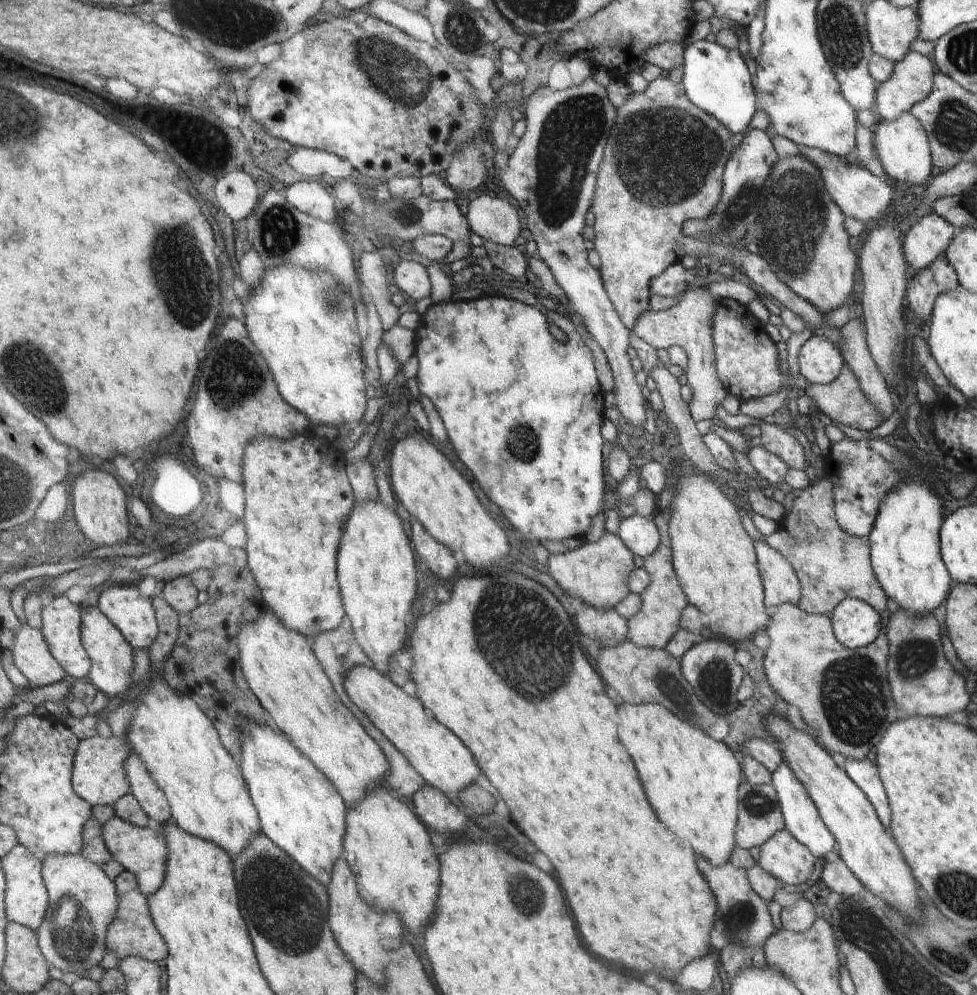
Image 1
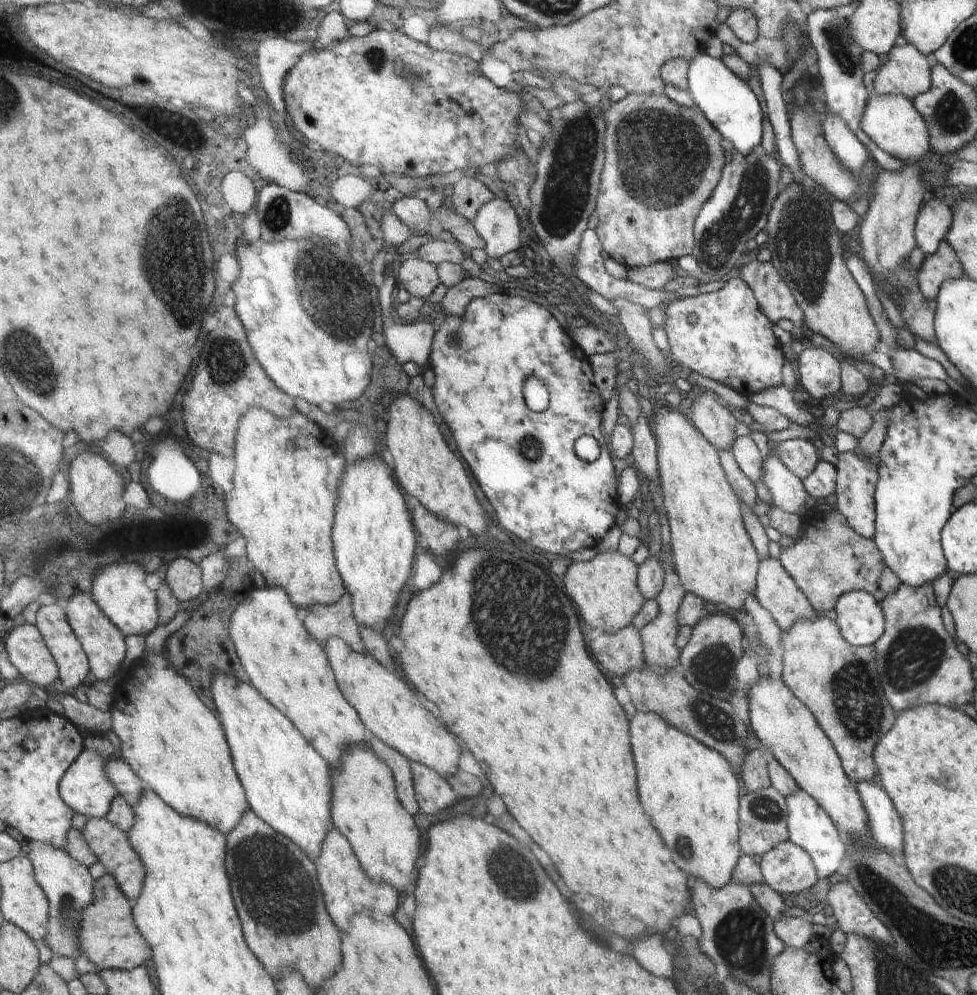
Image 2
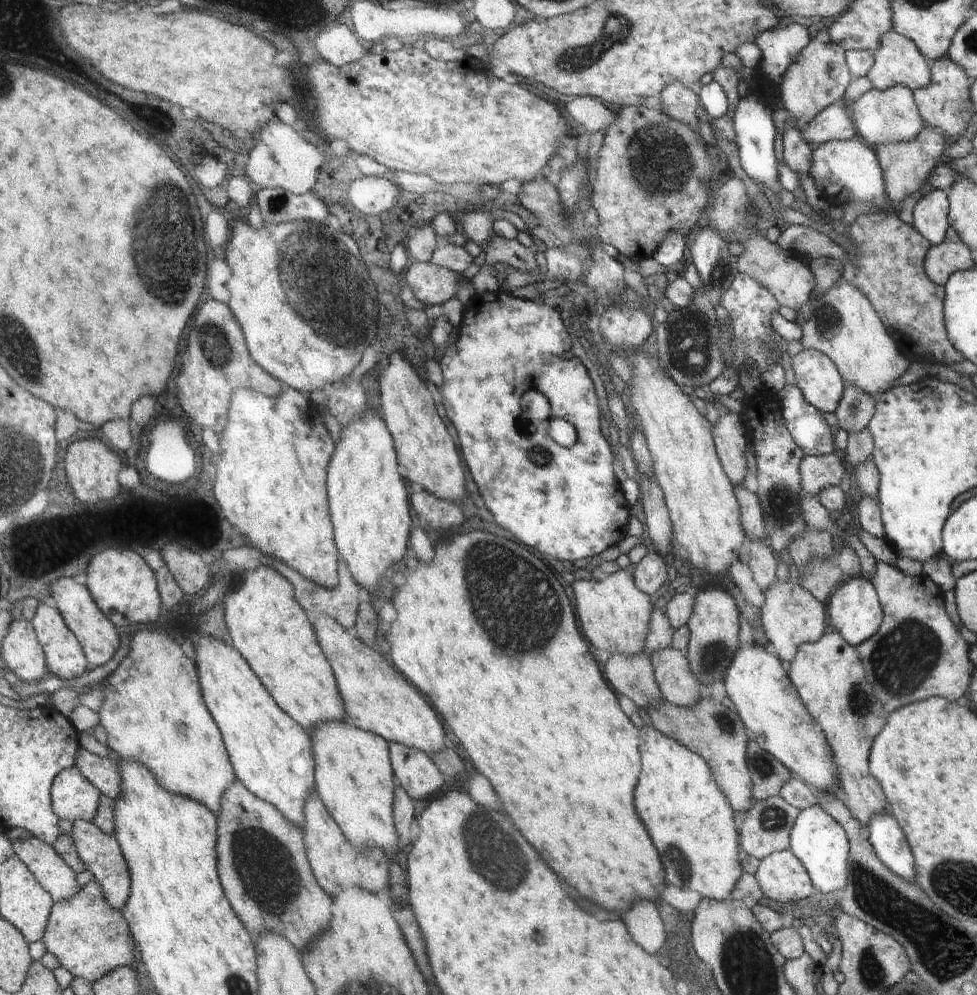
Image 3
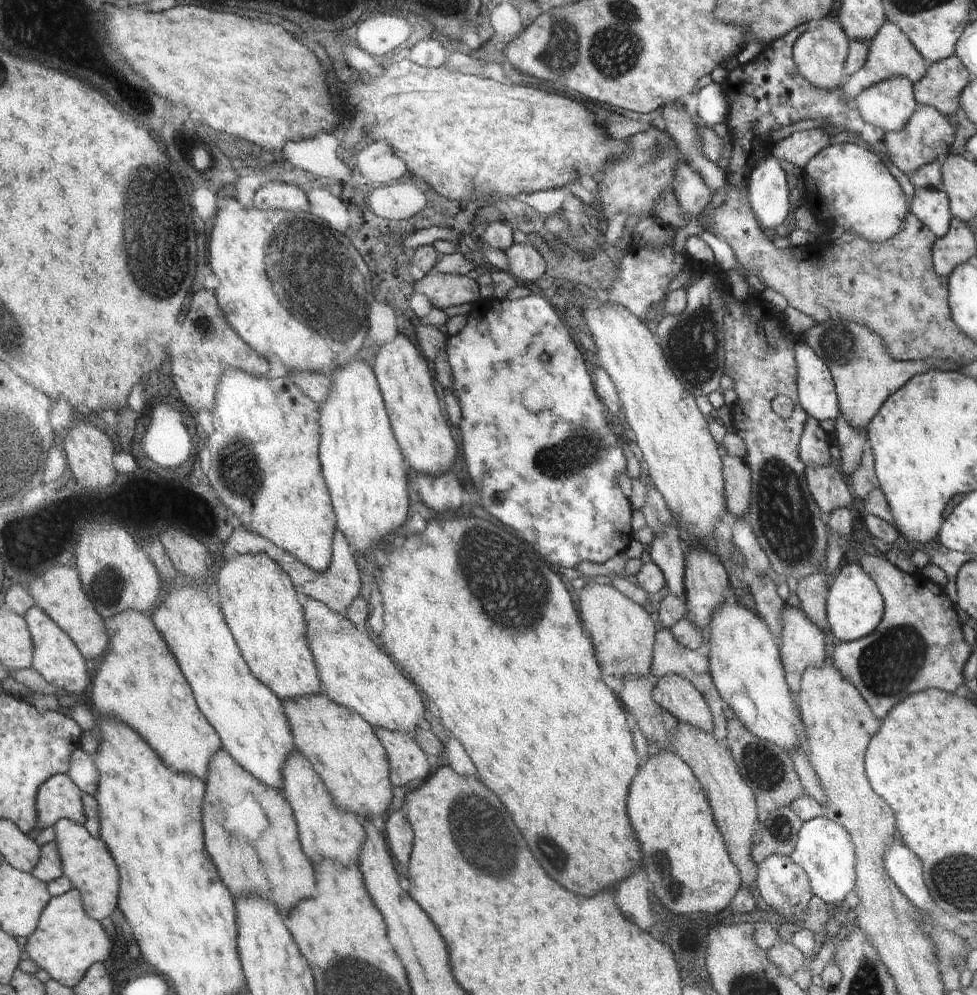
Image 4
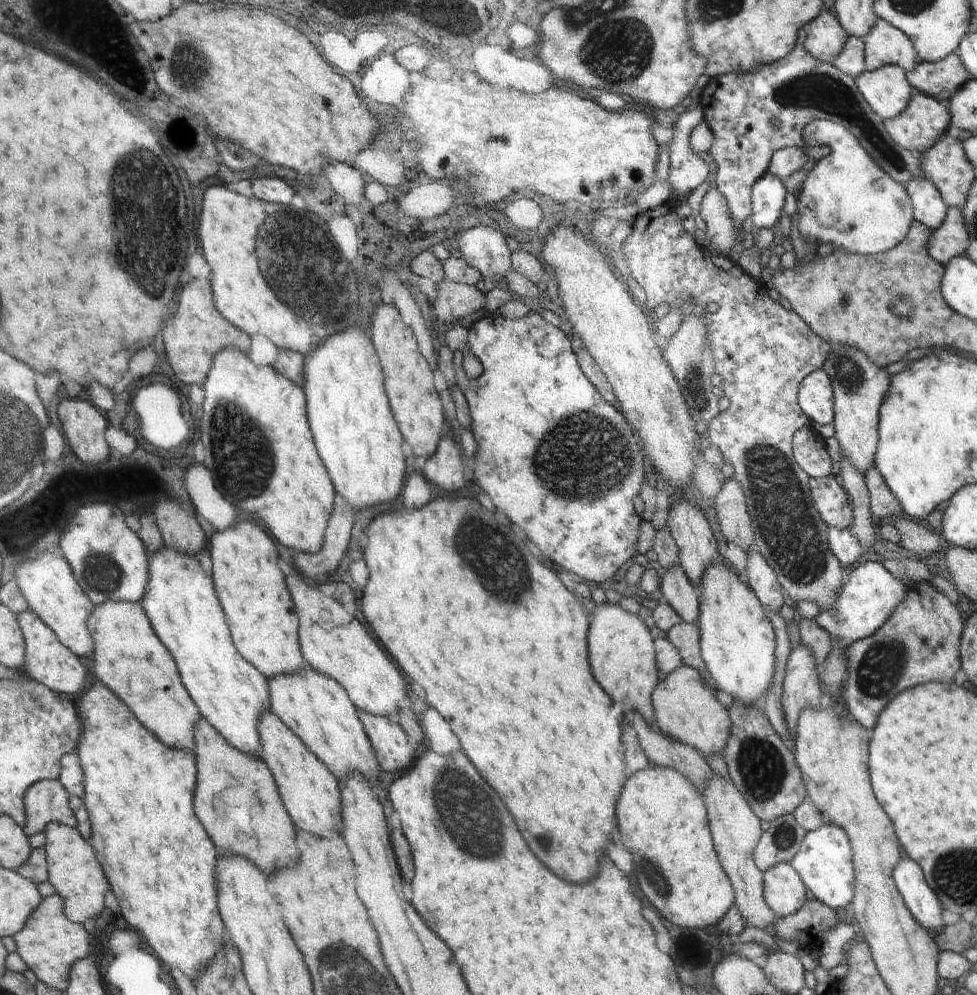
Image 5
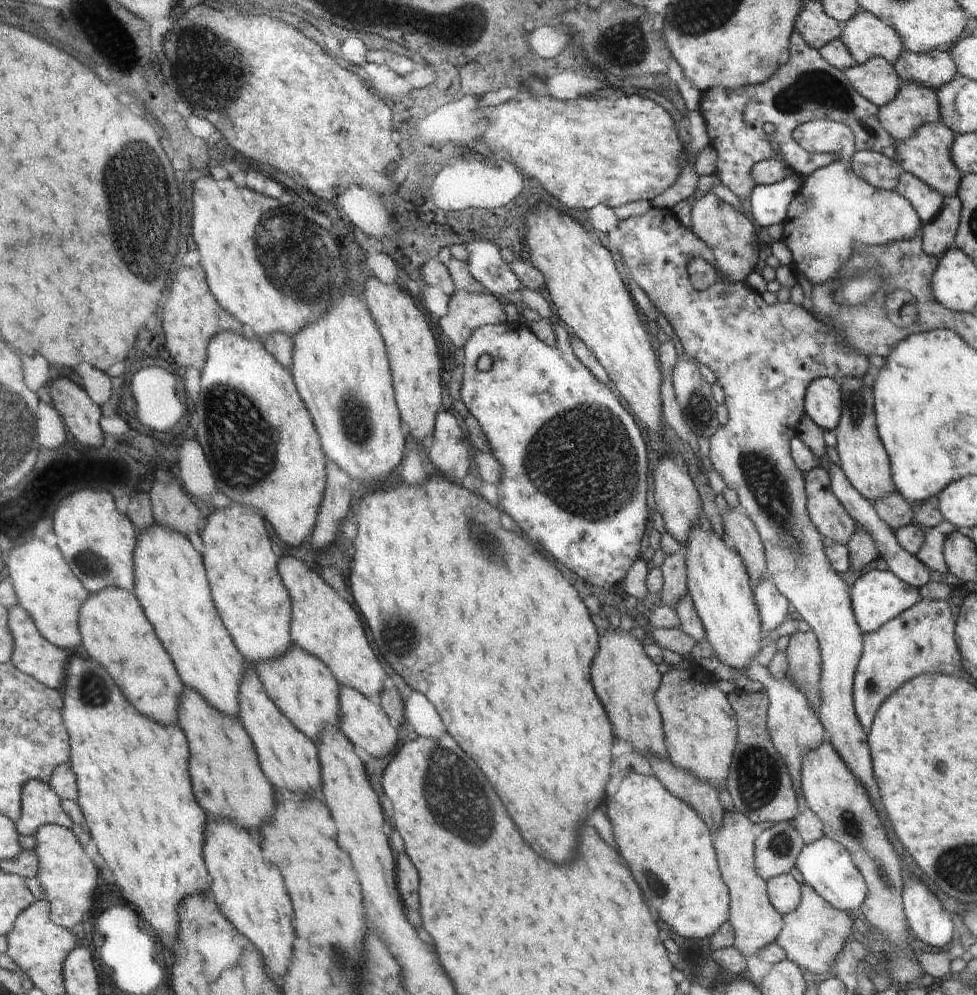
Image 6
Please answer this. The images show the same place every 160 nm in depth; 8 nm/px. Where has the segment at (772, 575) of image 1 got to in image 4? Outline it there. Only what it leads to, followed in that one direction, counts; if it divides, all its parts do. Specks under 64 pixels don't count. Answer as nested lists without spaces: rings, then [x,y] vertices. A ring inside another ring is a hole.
[[[784,606],[784,614],[782,614],[782,636],[780,640],[776,640],[780,646],[781,660],[785,666],[785,677],[789,684],[789,688],[793,690],[793,694],[801,691],[801,679],[805,675],[806,668],[810,664],[822,666],[825,664],[826,650],[824,649],[825,633],[816,621],[810,616],[806,616],[804,609],[793,606]]]

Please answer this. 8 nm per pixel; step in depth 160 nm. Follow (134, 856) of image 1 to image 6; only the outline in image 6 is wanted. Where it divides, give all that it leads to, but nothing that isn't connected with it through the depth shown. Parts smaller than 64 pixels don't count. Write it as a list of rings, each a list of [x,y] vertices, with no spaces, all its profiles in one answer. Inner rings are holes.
[[[45,824],[36,835],[38,856],[41,860],[37,876],[44,891],[43,899],[50,904],[50,916],[54,923],[64,927],[76,926],[84,914],[92,908],[92,894],[98,882],[96,866],[84,856],[82,846],[71,829],[60,825]]]

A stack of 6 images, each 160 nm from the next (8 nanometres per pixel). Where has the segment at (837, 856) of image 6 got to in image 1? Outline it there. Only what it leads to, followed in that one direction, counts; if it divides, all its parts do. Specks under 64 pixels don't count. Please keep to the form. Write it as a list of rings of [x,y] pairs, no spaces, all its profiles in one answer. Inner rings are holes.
[[[782,756],[780,766],[772,774],[771,785],[776,790],[777,797],[780,798],[781,813],[784,814],[785,828],[788,832],[792,833],[806,848],[812,849],[818,858],[823,858],[828,852],[836,850],[836,838],[822,821],[813,798],[809,796],[808,790],[798,780],[797,774],[790,768],[790,764],[784,760],[784,756]]]

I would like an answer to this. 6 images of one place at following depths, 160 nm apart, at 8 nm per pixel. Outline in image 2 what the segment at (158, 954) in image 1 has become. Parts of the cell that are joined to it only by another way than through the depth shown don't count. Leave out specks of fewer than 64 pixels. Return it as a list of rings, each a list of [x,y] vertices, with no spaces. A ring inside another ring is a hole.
[[[105,873],[96,880],[94,894],[96,899],[93,900],[92,906],[84,910],[82,916],[84,920],[80,928],[80,955],[94,962],[99,972],[104,969],[129,971],[140,965],[150,964],[152,949],[137,928],[136,918],[133,912],[130,912],[128,898],[121,891],[116,878],[110,873]]]

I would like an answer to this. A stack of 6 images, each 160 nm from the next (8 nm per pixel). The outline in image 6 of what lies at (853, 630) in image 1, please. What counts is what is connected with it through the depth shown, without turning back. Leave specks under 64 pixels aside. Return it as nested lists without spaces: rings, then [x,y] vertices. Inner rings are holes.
[[[876,568],[868,570],[855,579],[852,588],[853,612],[856,614],[857,623],[864,634],[880,630],[890,619],[896,618],[923,599],[921,587],[916,588],[902,582],[889,570],[881,571]]]

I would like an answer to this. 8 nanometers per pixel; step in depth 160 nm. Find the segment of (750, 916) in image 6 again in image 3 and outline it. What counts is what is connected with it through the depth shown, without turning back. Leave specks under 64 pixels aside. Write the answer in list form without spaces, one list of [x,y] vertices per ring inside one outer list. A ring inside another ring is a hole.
[[[705,692],[694,707],[678,707],[663,700],[662,703],[655,703],[645,710],[658,732],[698,753],[710,764],[720,790],[728,798],[734,811],[740,814],[753,805],[753,781],[746,756],[751,735],[737,716],[737,712],[732,712],[709,692]]]

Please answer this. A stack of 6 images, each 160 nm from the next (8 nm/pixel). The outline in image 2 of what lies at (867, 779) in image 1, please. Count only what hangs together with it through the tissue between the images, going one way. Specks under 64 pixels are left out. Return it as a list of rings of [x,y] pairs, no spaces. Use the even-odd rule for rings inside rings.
[[[859,782],[856,788],[874,844],[886,852],[903,854],[903,824],[886,791],[873,782]]]

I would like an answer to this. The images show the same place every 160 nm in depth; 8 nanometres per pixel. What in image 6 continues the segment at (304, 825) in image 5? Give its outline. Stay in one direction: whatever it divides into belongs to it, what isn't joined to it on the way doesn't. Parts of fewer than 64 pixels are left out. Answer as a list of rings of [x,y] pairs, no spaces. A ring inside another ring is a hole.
[[[250,664],[248,678],[240,688],[240,716],[238,719],[244,725],[246,732],[256,745],[260,765],[273,786],[278,791],[312,792],[322,786],[321,761],[319,748],[274,704],[265,691],[261,677]]]

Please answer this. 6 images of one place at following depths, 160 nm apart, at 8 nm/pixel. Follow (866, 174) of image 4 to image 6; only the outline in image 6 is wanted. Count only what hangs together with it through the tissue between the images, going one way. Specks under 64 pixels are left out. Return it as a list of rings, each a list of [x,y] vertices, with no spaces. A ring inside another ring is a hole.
[[[811,120],[797,126],[792,131],[792,137],[802,149],[809,153],[830,153],[840,156],[838,160],[817,169],[804,178],[796,199],[790,203],[788,214],[783,220],[785,227],[781,238],[792,253],[791,266],[797,275],[804,274],[813,286],[834,281],[836,276],[840,276],[842,266],[852,254],[852,242],[885,245],[913,239],[917,232],[922,230],[921,217],[918,216],[917,209],[910,206],[910,201],[906,200],[906,197],[896,190],[884,191],[874,188],[853,171],[852,158],[856,152],[856,137],[851,128],[835,120]]]

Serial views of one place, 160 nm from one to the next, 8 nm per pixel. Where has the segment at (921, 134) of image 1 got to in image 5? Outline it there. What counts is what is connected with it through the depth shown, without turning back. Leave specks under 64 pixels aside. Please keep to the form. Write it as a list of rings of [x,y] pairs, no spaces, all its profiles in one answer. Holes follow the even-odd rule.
[[[887,64],[874,71],[864,70],[854,79],[870,108],[883,120],[890,120],[893,116],[900,115],[914,93],[905,69],[898,65]]]

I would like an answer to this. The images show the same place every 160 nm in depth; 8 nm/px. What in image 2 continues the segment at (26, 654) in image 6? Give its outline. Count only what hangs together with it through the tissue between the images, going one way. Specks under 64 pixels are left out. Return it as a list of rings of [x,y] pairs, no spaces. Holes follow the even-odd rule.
[[[58,601],[41,606],[37,625],[41,628],[42,636],[46,636],[45,643],[50,644],[49,651],[58,656],[57,668],[62,668],[62,680],[58,681],[58,685],[72,692],[91,670],[81,641],[66,620],[66,614],[58,606]]]

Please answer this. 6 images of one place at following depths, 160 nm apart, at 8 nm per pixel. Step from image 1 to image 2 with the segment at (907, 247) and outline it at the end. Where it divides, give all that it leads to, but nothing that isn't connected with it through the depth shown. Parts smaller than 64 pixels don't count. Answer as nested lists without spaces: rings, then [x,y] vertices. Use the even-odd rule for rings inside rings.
[[[931,198],[917,220],[917,243],[926,255],[933,255],[945,242],[953,222],[953,211],[943,200]]]

